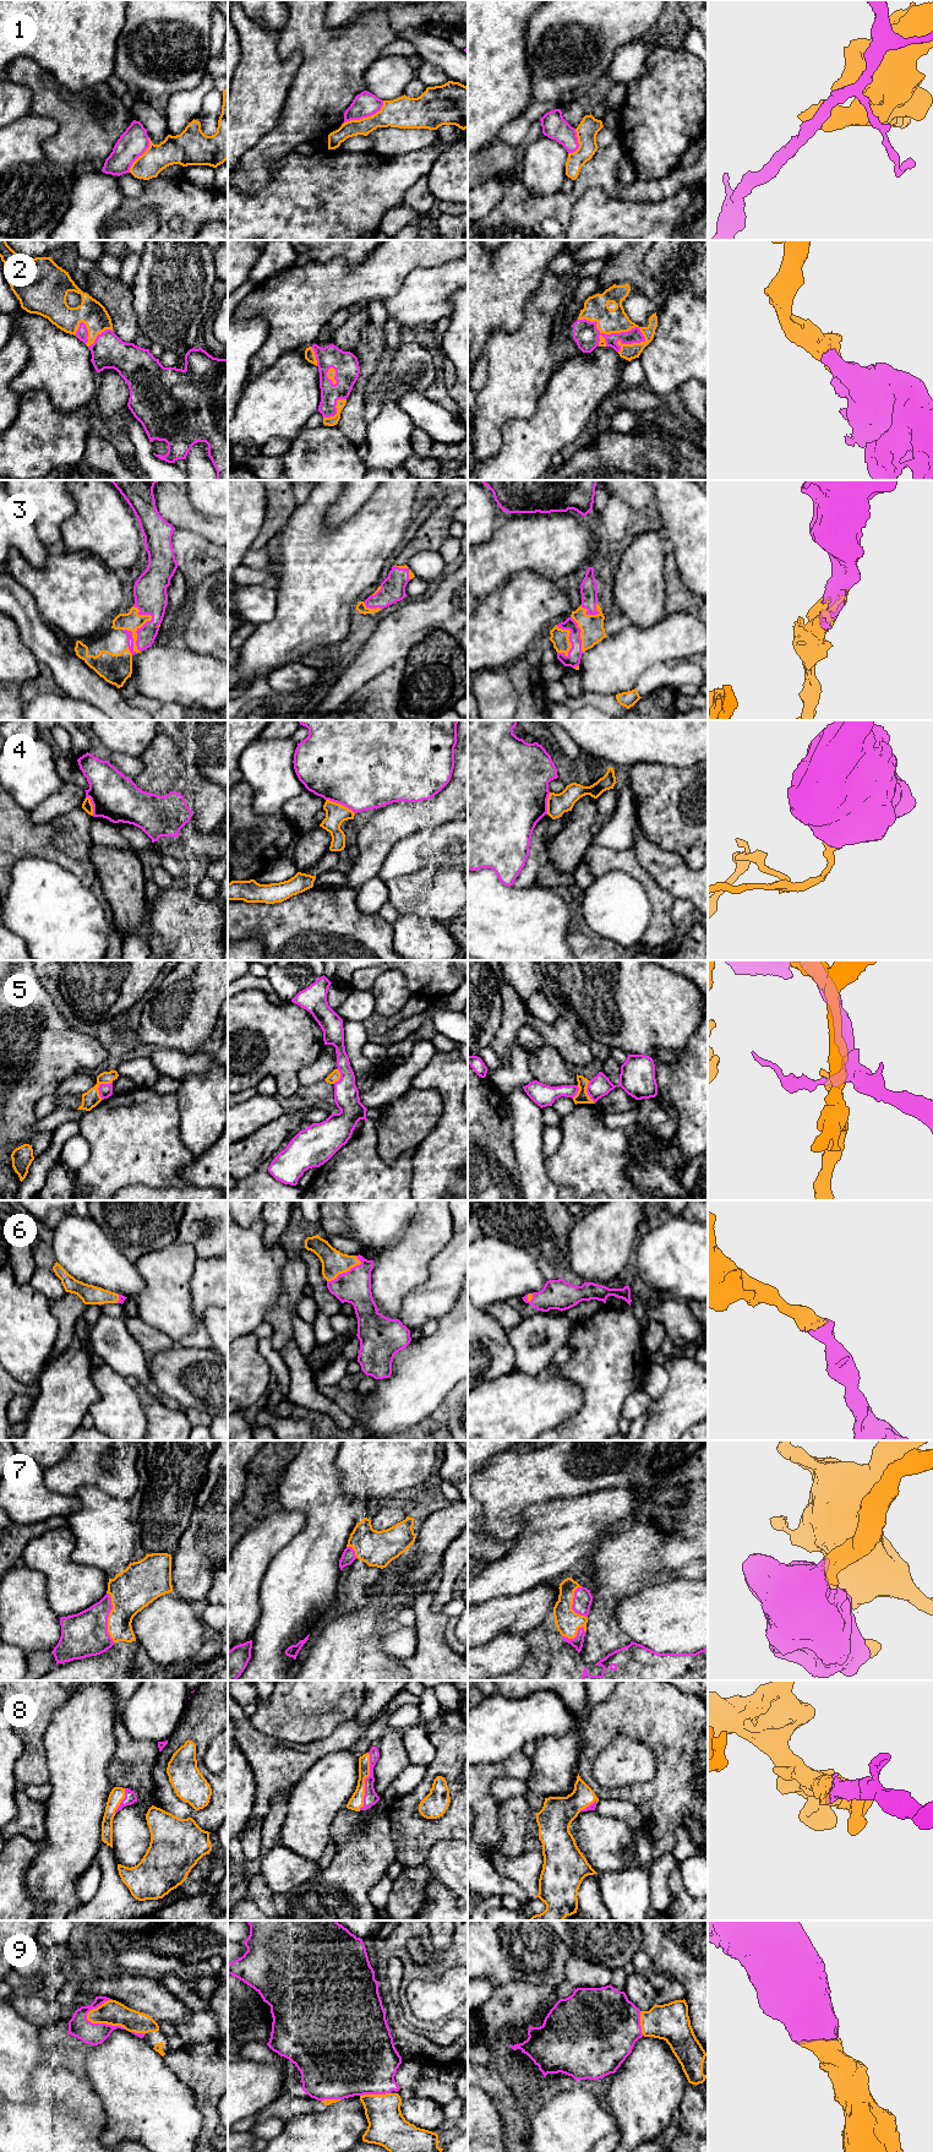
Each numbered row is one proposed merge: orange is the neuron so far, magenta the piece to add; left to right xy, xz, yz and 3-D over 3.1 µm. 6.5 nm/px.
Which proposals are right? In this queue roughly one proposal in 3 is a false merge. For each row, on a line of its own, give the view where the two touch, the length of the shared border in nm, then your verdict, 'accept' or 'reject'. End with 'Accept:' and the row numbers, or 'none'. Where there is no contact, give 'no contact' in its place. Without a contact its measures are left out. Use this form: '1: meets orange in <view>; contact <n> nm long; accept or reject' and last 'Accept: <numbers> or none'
1: meets orange in xz; contact 320 nm long; reject
2: meets orange in yz; contact 480 nm long; accept
3: meets orange in xy; contact 320 nm long; accept
4: meets orange in xz; contact 220 nm long; reject
5: meets orange in xy; contact 140 nm long; reject
6: meets orange in xz; contact 260 nm long; accept
7: meets orange in xy; contact 340 nm long; accept
8: meets orange in xz; contact 380 nm long; accept
9: meets orange in xy; contact 280 nm long; accept
Accept: 2, 3, 6, 7, 8, 9

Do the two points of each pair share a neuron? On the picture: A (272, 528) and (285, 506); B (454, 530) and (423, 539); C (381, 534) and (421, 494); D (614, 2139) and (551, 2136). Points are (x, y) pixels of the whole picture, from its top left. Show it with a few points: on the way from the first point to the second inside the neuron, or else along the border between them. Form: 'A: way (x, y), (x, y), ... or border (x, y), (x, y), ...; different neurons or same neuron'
A: way (274, 523), (281, 511); same neuron
B: border (453, 521), (448, 535); different neurons
C: border (416, 492), (414, 513); different neurons
D: border (615, 2130), (600, 2139); different neurons

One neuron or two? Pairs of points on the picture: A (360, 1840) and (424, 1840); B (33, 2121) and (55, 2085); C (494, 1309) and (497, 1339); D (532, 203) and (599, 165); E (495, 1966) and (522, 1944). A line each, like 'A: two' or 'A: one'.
A: two
B: one
C: two
D: one
E: one

